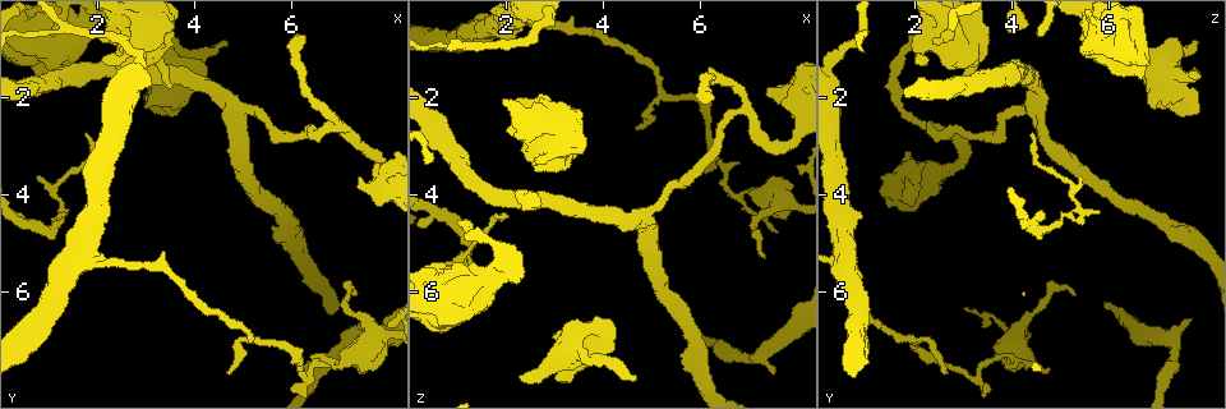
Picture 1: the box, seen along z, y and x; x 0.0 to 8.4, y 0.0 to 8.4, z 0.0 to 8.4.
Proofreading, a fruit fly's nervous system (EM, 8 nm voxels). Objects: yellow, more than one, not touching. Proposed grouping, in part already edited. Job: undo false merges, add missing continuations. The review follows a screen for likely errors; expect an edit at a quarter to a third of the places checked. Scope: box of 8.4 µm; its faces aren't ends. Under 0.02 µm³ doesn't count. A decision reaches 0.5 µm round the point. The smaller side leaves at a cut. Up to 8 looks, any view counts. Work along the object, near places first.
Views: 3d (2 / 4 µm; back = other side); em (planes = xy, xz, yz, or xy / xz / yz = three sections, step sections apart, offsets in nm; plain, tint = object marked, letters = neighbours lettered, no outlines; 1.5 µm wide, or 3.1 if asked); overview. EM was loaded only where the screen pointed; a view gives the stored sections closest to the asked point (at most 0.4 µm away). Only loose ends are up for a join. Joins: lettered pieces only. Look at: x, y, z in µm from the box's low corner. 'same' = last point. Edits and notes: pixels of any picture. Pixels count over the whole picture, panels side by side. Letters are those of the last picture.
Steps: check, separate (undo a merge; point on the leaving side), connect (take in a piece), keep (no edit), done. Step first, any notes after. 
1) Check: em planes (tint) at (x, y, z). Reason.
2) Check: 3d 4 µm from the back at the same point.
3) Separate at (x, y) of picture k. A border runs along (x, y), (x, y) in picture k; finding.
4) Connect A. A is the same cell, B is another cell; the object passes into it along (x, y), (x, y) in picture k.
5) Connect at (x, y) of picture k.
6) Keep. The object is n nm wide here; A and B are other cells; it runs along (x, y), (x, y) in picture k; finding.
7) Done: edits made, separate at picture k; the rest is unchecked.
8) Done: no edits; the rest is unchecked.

Check: 3d 2 µm at (4.65, 0.95, 7.85).

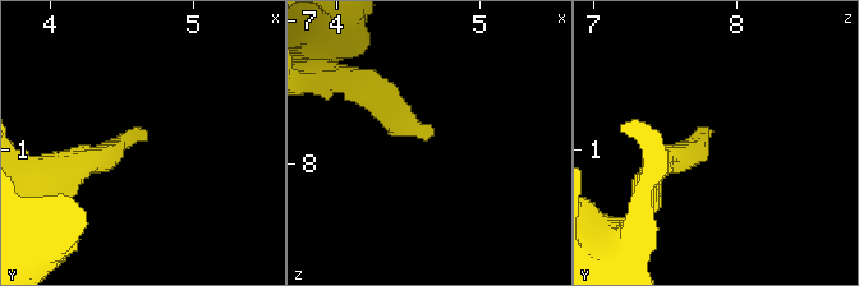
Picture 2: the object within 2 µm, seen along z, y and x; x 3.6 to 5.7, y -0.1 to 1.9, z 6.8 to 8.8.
Check: em xz step 8 (letters) at (4.68, 0.94, 7.78).

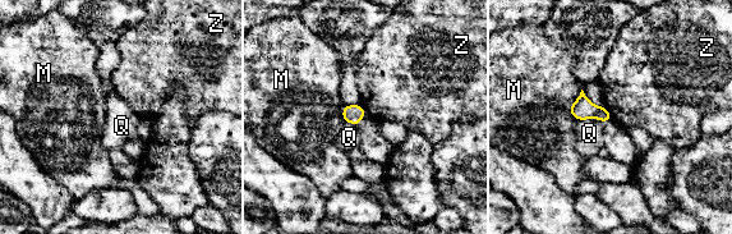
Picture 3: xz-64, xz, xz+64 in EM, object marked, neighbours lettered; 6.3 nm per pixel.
Check: em planes (letters) at the same point. Another direction.

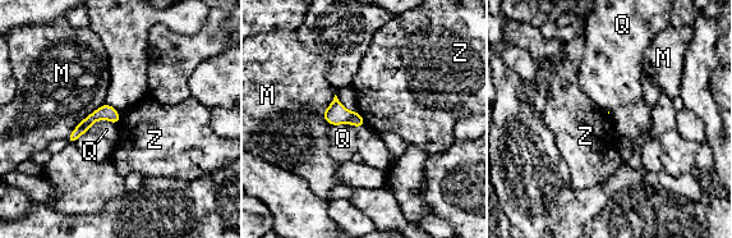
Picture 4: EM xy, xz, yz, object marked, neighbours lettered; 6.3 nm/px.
Keep. M, Q and Z are other cells; it runs along (114, 113), (95, 115), (72, 138) in picture 4; none of them fits.

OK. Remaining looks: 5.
Check: 3d 4 µm at (3.00, 2.25, 7.00). Branch stops here.

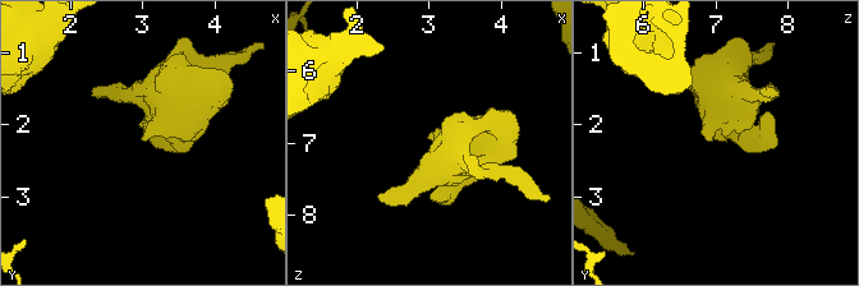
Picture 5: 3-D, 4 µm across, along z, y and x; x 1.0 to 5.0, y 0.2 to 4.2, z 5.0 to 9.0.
Check: em planes (letters) at (3.00, 2.25, 6.95).

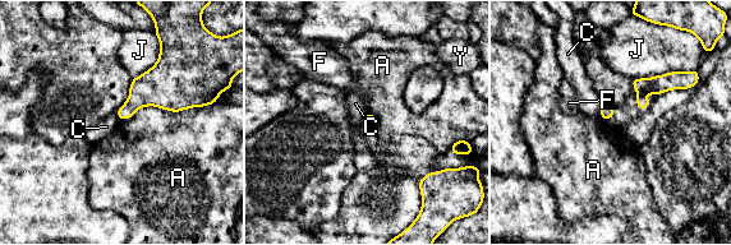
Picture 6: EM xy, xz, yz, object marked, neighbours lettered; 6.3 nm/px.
Keep. A, C, F, J and Y are other cells; a border runs along (602, 103), (600, 116) in picture 6; no lettered piece goes on from it.

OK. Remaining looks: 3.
Check: 3d 4 µm at (7.50, 6.60, 7.60). Free end.

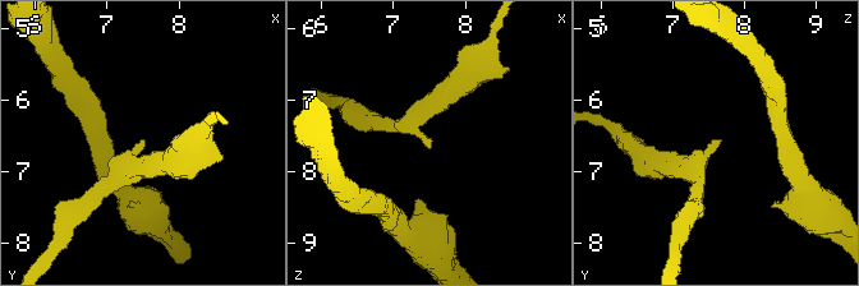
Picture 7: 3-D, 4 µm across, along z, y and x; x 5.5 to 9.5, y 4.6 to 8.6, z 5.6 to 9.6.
Check: em yz step 4 (letters) at (7.50, 6.60, 7.65). Shape alone is not enough.

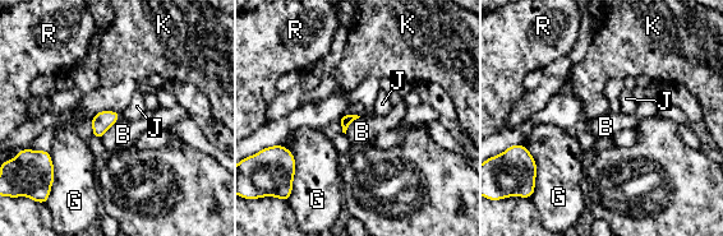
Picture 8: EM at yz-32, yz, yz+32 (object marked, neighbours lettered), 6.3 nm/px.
Check: em planes (letters) at the same point. Another direction.

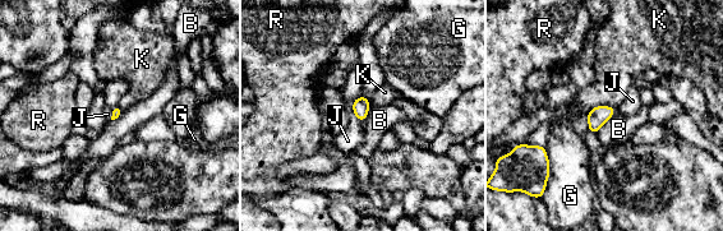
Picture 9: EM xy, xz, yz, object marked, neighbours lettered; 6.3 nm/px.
Keep. B, G, J, K and R are other cells; a border runs along (615, 114), (595, 133) in picture 9; no lettered piece goes on from it.

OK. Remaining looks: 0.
Done: no edits; the rest is unchecked.

